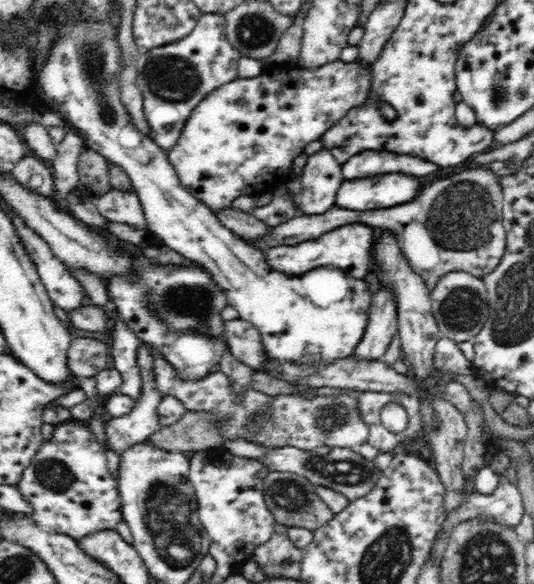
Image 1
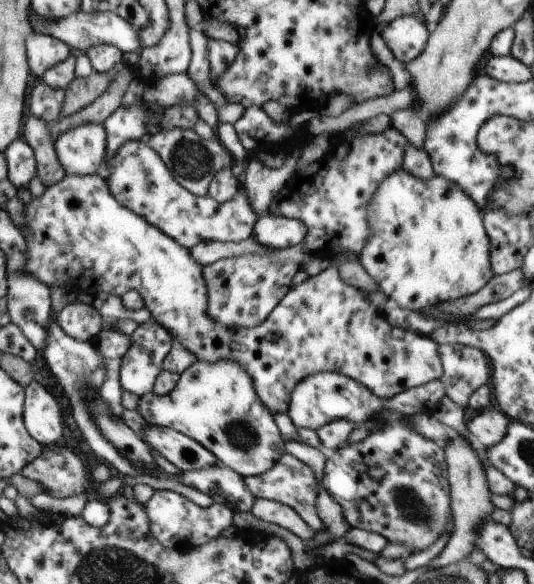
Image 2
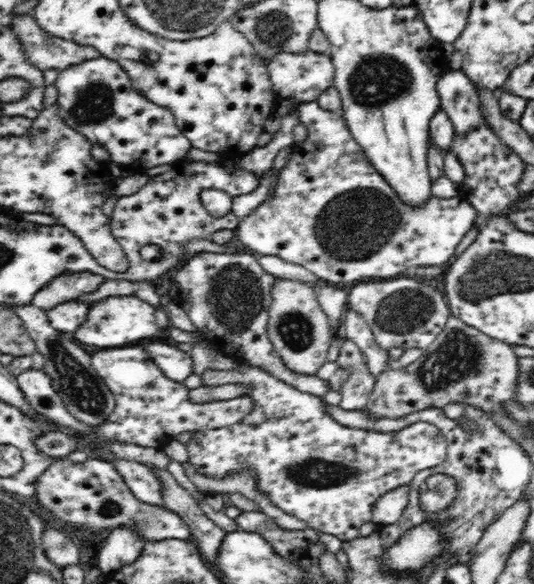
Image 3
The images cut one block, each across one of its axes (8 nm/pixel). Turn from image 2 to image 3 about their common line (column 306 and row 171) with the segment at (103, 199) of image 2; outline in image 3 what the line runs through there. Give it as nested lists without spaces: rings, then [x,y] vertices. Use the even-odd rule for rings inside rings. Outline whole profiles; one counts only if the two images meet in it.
[[[300,101],[296,112],[308,129],[307,139],[292,146],[292,156],[278,172],[272,195],[249,216],[240,219],[234,243],[254,255],[278,256],[285,262],[298,264],[333,286],[354,286],[364,281],[395,278],[420,266],[448,266],[460,241],[476,227],[481,213],[462,195],[448,200],[432,196],[420,208],[405,206],[366,159],[342,114],[324,111],[316,101]]]

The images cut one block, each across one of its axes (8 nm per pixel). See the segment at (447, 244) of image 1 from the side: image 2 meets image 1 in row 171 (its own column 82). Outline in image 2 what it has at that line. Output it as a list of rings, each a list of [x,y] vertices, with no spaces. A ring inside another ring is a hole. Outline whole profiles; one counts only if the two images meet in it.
[[[63,442],[42,448],[42,454],[26,464],[20,472],[38,482],[43,493],[54,498],[67,498],[93,490],[87,466]]]

